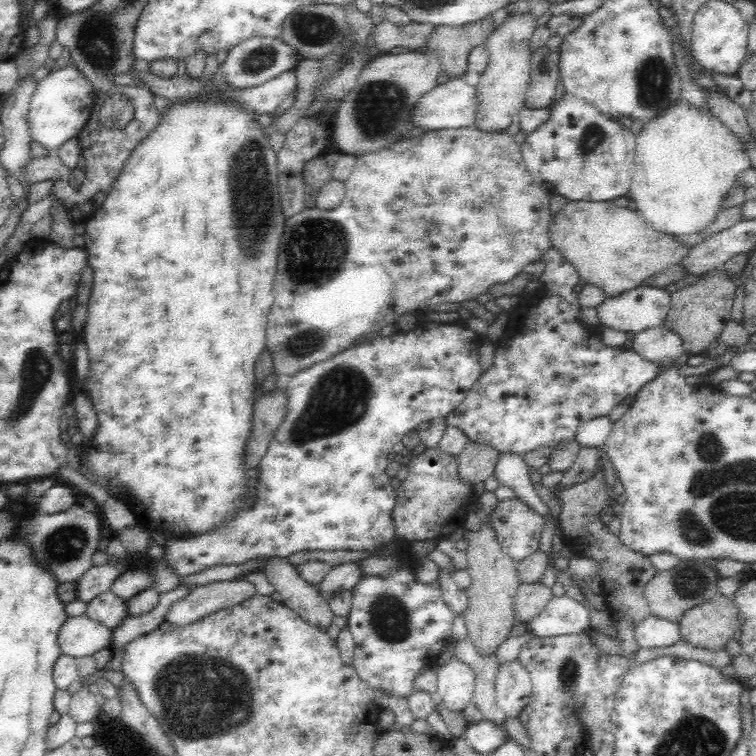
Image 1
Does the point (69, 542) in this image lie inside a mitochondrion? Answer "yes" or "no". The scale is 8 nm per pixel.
yes

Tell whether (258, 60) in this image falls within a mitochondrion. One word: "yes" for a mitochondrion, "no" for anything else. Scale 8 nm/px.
yes

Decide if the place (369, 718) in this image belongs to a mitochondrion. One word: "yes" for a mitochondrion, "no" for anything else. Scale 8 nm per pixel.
no

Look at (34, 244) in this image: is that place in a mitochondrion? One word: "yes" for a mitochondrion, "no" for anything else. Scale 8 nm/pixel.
no

